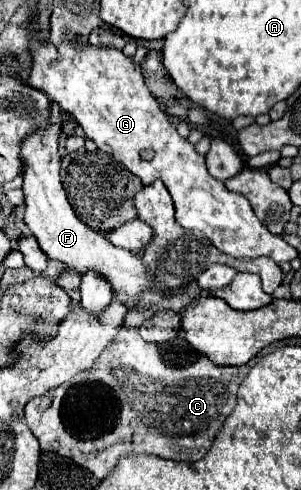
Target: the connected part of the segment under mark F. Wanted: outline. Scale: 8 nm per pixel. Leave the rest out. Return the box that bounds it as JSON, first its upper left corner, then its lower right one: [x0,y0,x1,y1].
[20,102,172,308]

